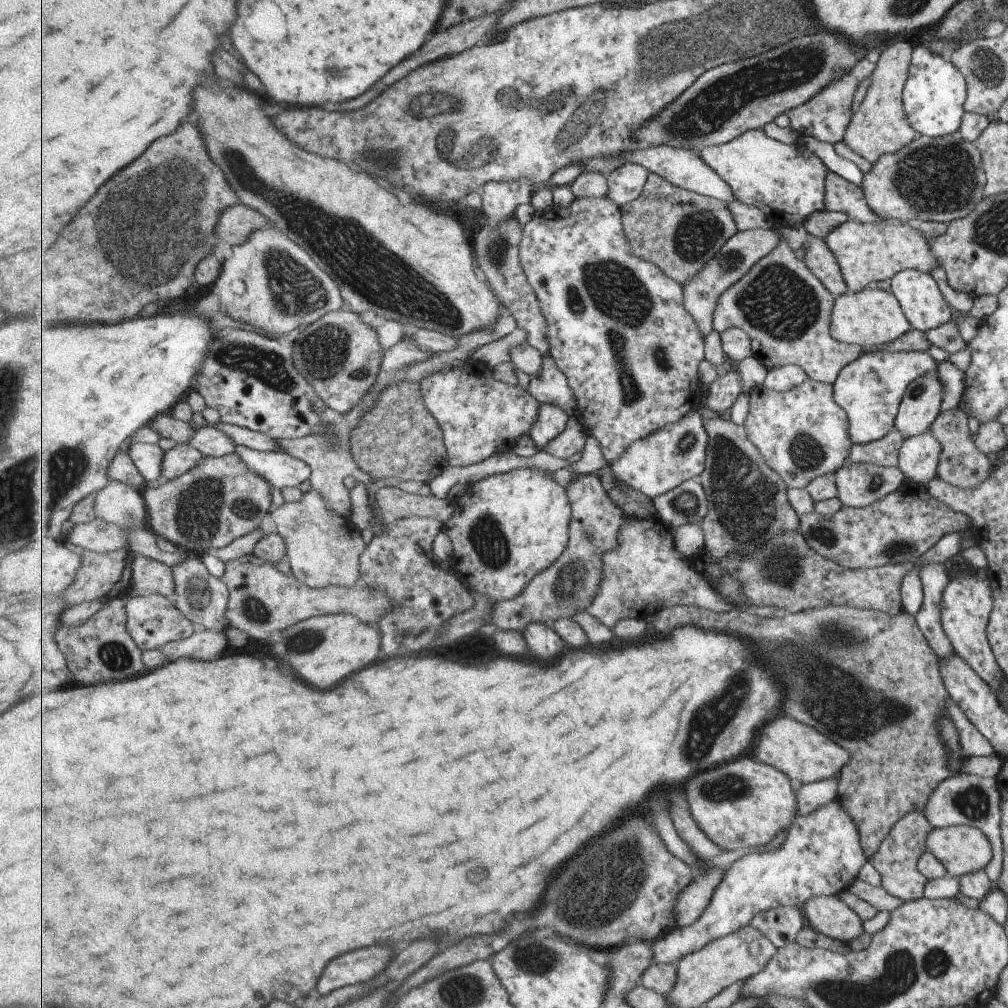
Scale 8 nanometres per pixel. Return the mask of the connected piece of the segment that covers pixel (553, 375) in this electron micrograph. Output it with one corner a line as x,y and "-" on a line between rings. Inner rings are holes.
551,355
544,356
540,376
535,375
531,378
528,390
540,404
554,403
560,408
563,408
569,417
574,417
577,413
578,401
575,394
571,391
568,377
557,367

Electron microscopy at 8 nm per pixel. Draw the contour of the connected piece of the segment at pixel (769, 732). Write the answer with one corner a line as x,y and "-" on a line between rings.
785,716
765,726
755,754
761,762
767,762
780,769
797,786
837,777
850,762
849,752
832,742
826,735

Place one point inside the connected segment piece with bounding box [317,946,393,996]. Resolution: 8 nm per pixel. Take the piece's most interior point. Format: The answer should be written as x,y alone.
358,967

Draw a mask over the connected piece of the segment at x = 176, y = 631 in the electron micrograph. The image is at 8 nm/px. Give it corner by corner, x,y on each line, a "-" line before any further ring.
134,592
126,597
126,612
128,615
128,631
141,651
162,650
167,644
183,638
191,637
193,623
183,612
169,602
164,595
138,595

